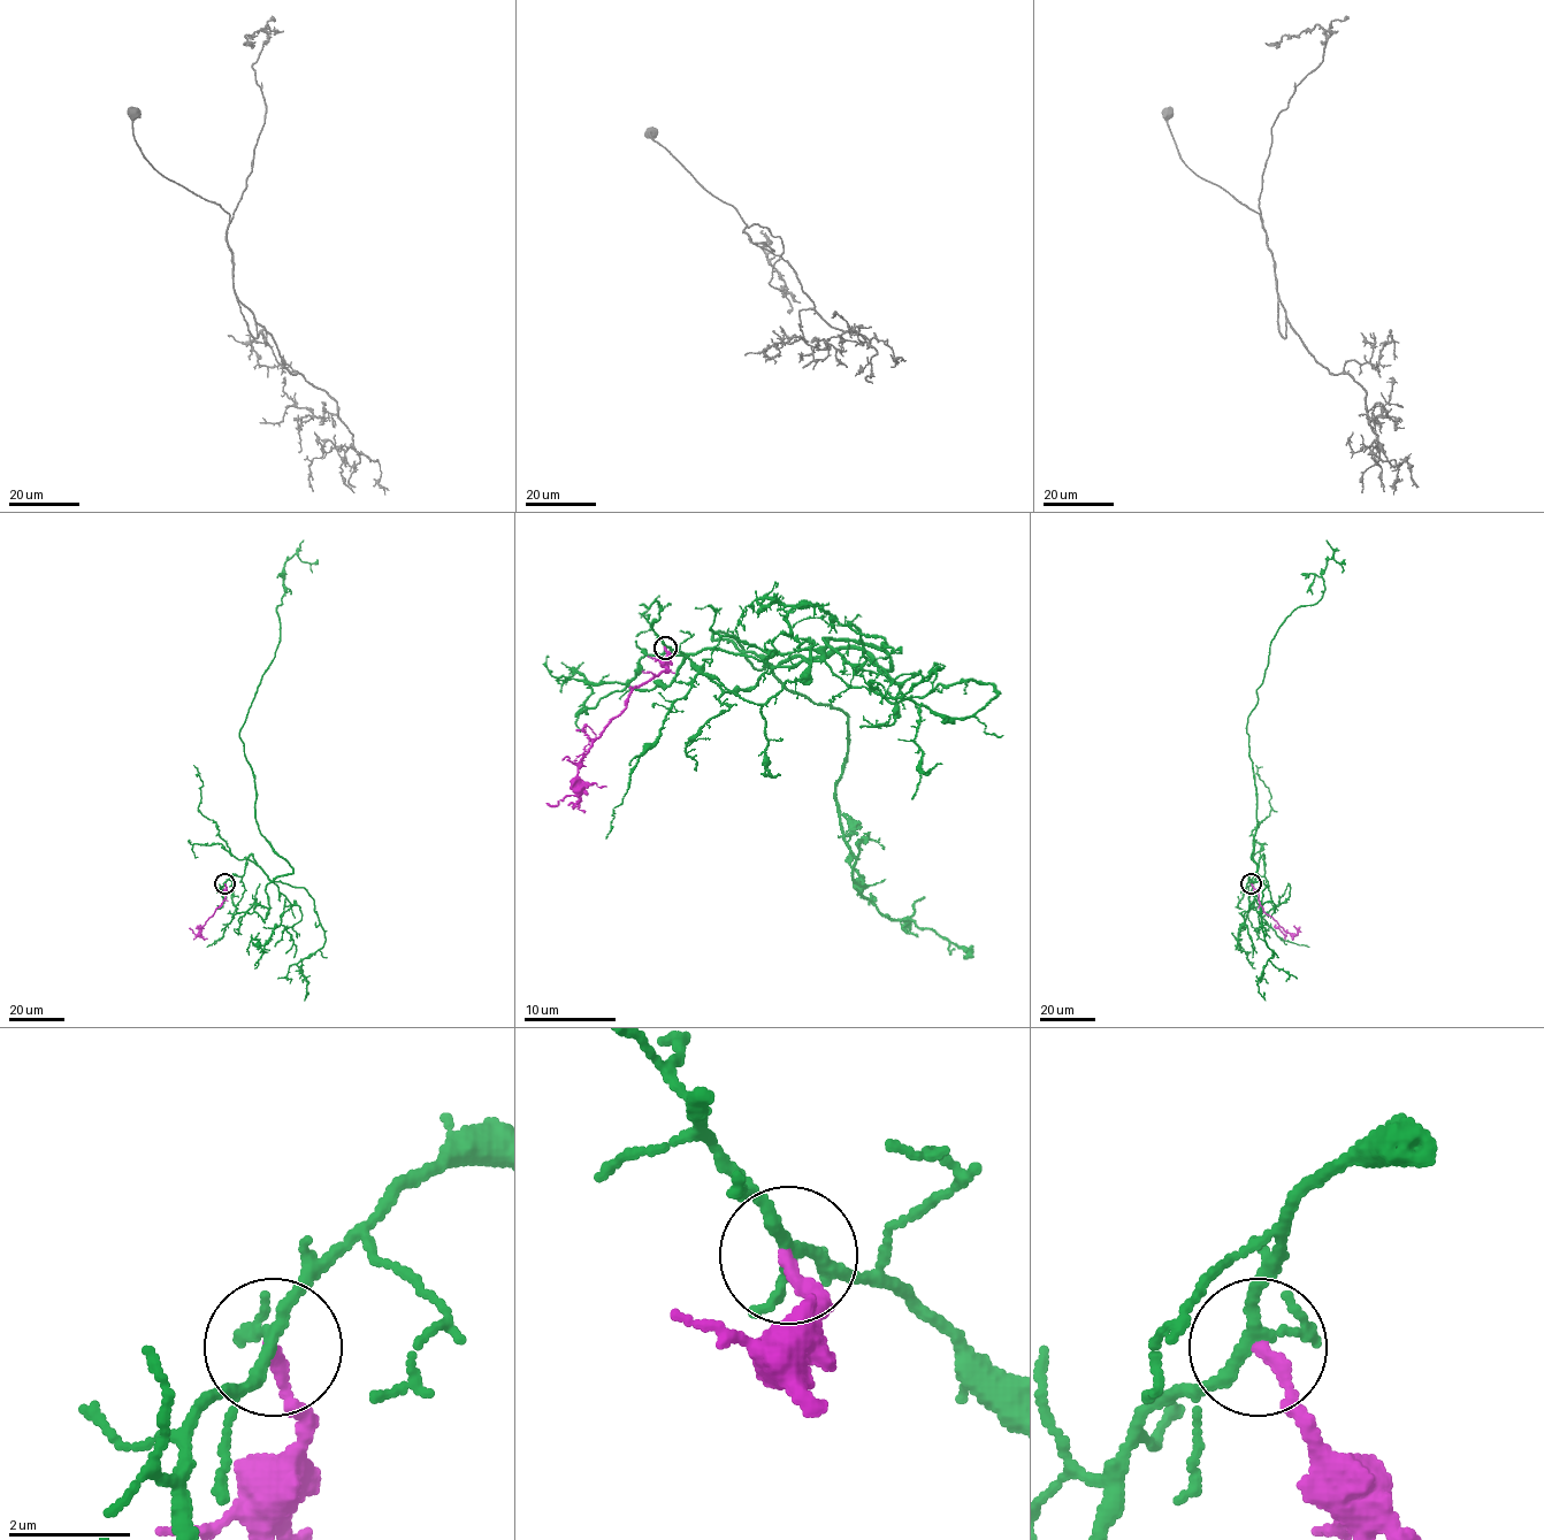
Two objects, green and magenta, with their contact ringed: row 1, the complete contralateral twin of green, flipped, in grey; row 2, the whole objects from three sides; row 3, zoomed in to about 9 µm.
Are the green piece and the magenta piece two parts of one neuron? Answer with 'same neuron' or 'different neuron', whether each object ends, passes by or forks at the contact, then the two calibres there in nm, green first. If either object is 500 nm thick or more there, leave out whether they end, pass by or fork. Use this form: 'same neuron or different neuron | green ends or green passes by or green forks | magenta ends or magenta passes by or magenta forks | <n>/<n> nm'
different neuron | green forks | magenta ends | 170/200 nm

